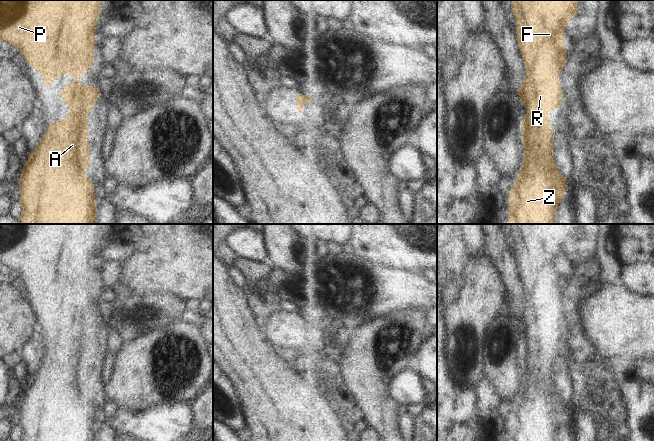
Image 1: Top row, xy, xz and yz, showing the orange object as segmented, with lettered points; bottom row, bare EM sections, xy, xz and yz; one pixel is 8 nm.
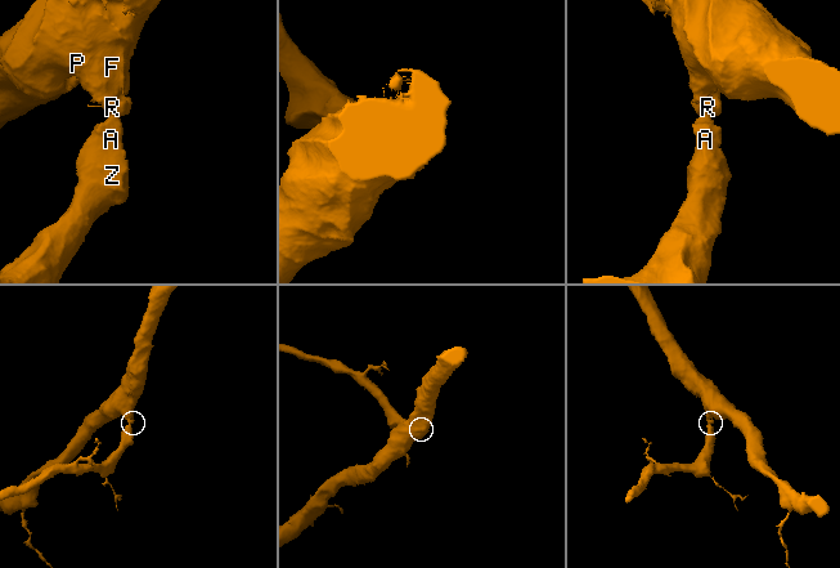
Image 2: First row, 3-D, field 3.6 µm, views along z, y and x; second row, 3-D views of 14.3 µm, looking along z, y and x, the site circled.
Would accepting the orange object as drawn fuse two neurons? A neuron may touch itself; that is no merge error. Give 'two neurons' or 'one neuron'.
one neuron

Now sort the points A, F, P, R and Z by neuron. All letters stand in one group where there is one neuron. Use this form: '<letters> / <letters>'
A F P R Z

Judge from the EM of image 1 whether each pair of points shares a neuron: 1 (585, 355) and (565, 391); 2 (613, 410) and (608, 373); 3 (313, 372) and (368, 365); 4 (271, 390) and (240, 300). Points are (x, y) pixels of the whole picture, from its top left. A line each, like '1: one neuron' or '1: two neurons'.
1: two neurons
2: one neuron
3: two neurons
4: one neuron

